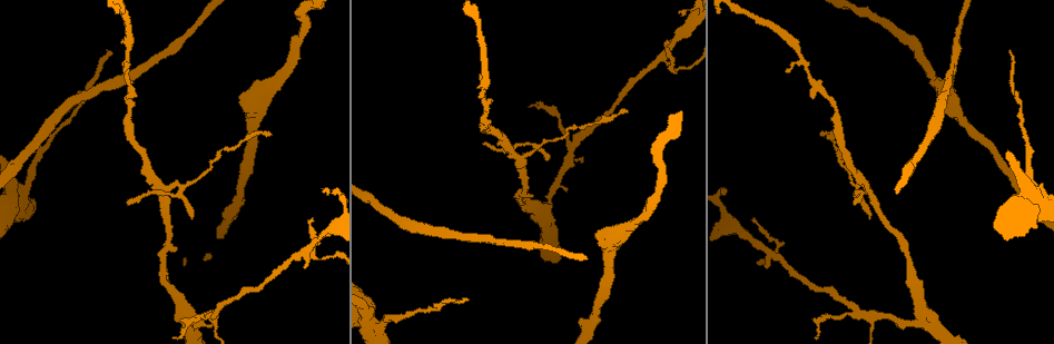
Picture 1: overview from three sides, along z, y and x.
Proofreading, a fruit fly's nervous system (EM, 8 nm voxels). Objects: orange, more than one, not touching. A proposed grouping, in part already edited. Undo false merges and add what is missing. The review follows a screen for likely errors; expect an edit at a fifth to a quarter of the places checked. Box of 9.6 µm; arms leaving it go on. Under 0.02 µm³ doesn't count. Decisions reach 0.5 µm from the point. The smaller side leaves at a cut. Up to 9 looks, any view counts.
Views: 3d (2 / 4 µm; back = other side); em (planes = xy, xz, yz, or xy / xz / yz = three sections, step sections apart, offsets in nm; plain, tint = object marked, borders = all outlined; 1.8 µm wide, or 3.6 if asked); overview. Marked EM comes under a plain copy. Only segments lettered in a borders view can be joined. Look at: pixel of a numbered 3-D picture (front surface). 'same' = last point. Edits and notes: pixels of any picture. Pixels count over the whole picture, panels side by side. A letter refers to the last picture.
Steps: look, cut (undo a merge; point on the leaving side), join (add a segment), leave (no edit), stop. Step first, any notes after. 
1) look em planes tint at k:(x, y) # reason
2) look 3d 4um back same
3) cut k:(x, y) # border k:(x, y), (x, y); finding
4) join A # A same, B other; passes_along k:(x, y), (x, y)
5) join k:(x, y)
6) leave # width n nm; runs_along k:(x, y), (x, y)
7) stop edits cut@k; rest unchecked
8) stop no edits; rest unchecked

look em planes borders at 1:(822, 133) # end of a long branch

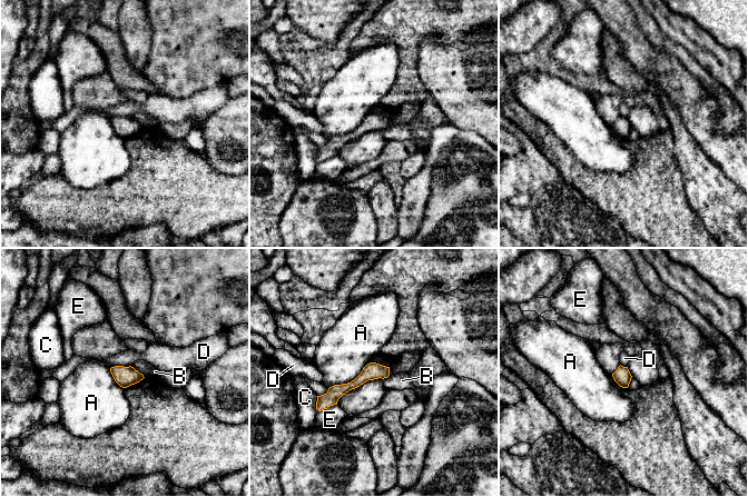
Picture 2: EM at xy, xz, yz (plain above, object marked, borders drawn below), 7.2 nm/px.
leave # A other, B other, C other, D other, E other; border 2:(130, 365), (112, 366), (110, 368); none of them fits

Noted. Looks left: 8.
look 3d 2um at 1:(660, 57) # two arms in line, one across

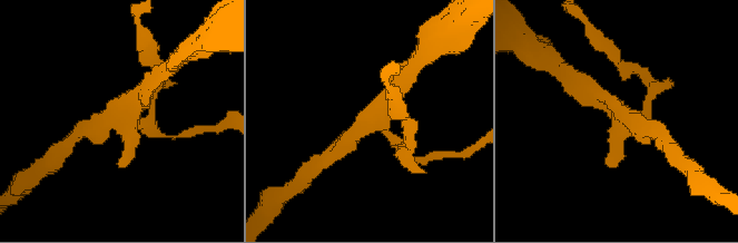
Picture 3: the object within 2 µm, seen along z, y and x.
look em yz step 4 borders at 3:(373, 124) # shape alone is not enough

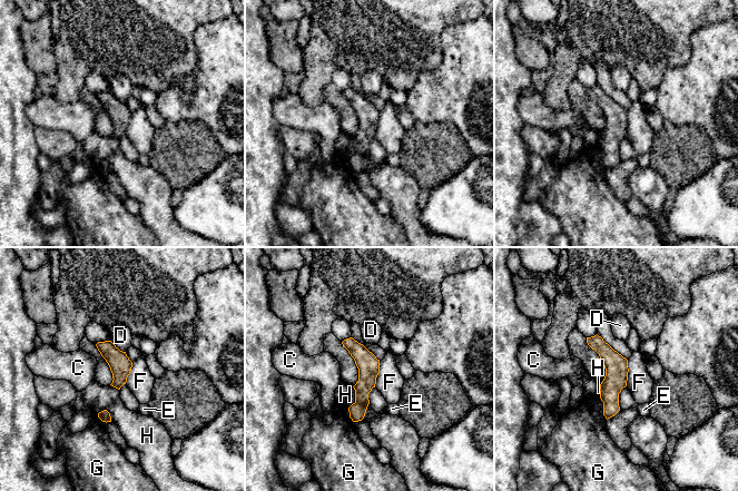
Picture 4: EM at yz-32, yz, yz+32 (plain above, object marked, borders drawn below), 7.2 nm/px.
leave # C other, D other, E other, F other, G other, H other; continuous, no second cell

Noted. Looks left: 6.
look 3d 4um at 1:(570, 147)

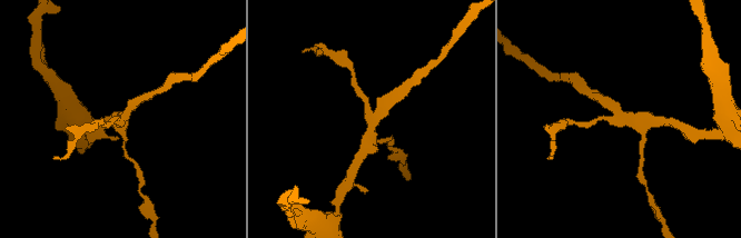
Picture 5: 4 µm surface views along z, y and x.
look em yz step 8 tint at 5:(124, 115) # need the tissue

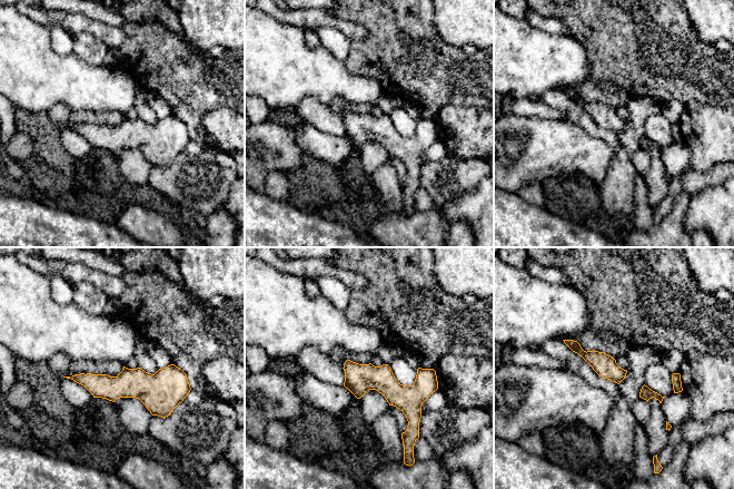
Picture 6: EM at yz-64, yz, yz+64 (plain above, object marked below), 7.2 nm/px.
look em planes borders same

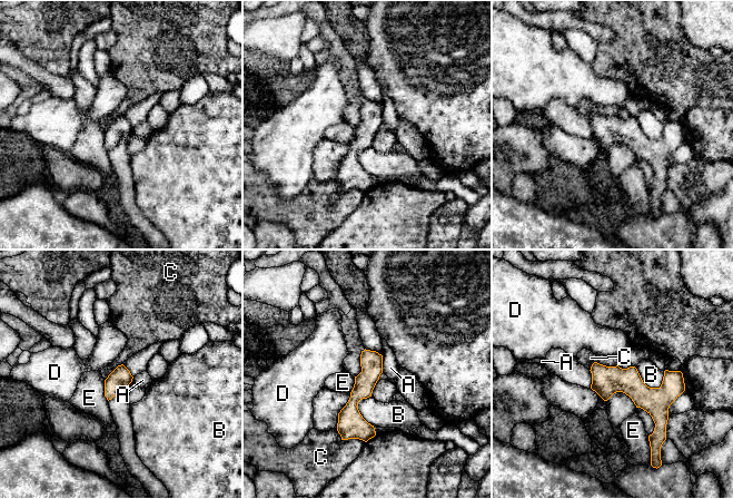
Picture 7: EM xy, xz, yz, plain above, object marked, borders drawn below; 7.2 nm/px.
leave # longest_contact C 280 nm; A other, B other, C other, D other, E other; border 7:(337, 417), (343, 439), (365, 442); one cell here

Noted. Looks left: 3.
look 3d 2um at 1:(107, 50) # thin end

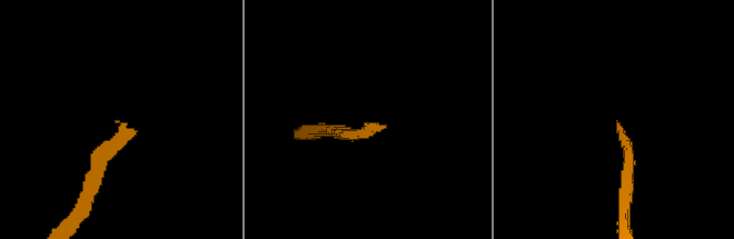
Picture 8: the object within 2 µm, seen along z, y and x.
look em planes borders at 8:(118, 122)

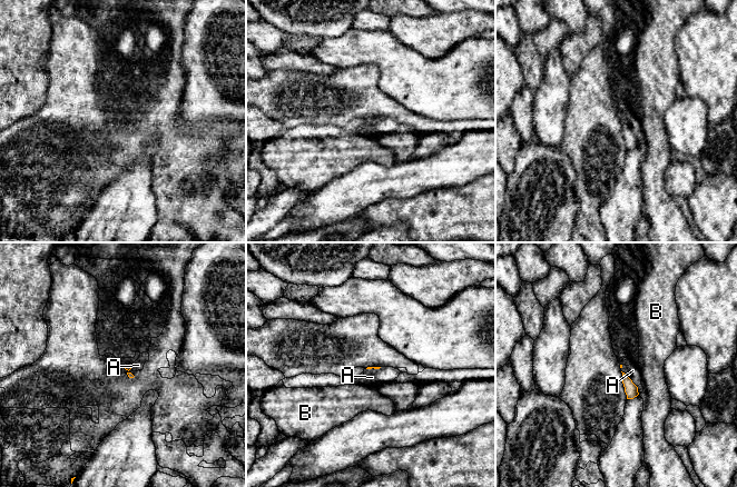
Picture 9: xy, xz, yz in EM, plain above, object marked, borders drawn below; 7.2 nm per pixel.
join A # A same, B other; the cell continues

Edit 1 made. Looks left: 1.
stop edits join@9; rest unchecked

